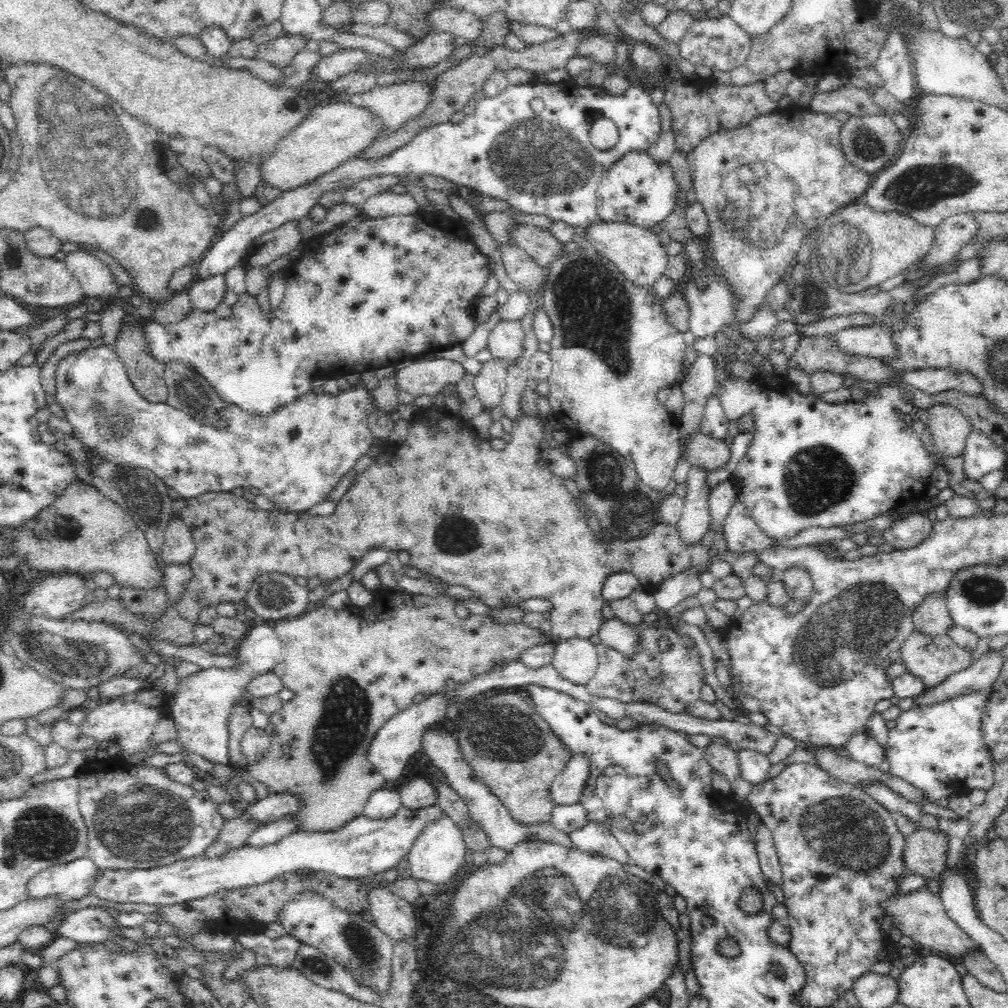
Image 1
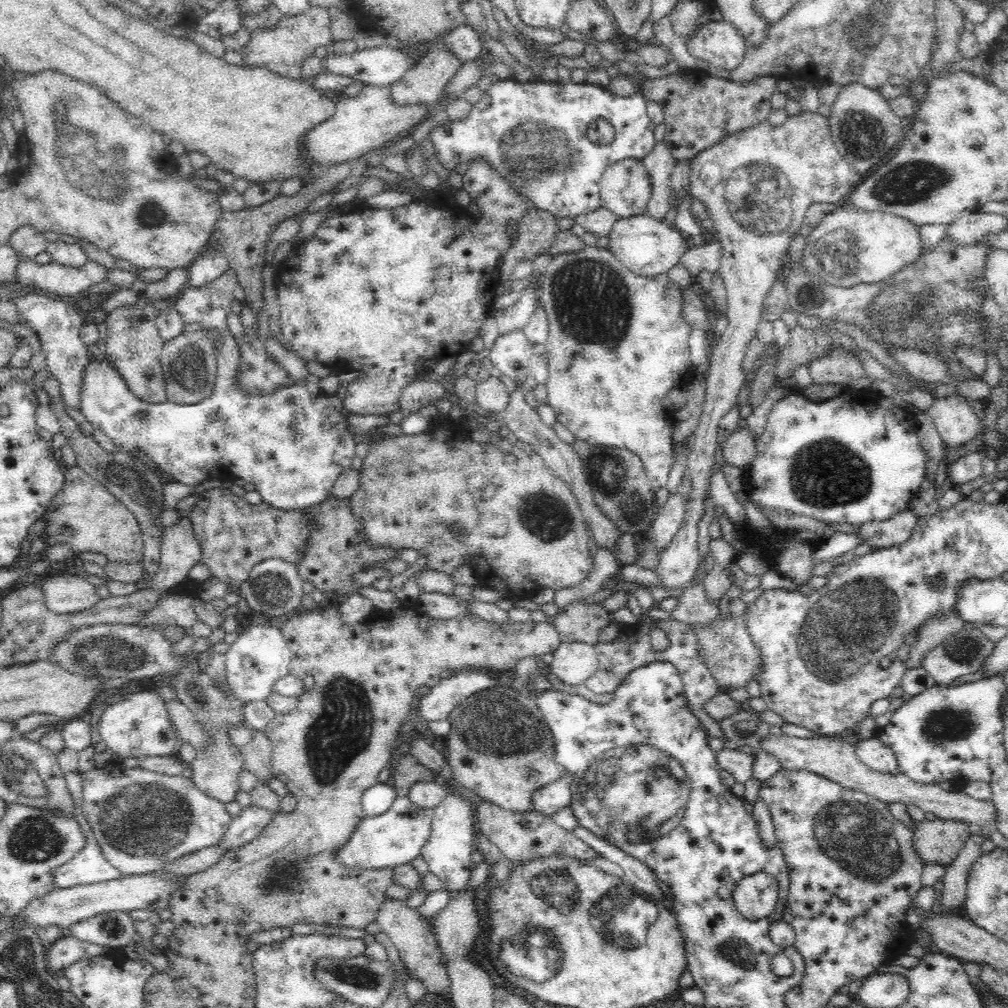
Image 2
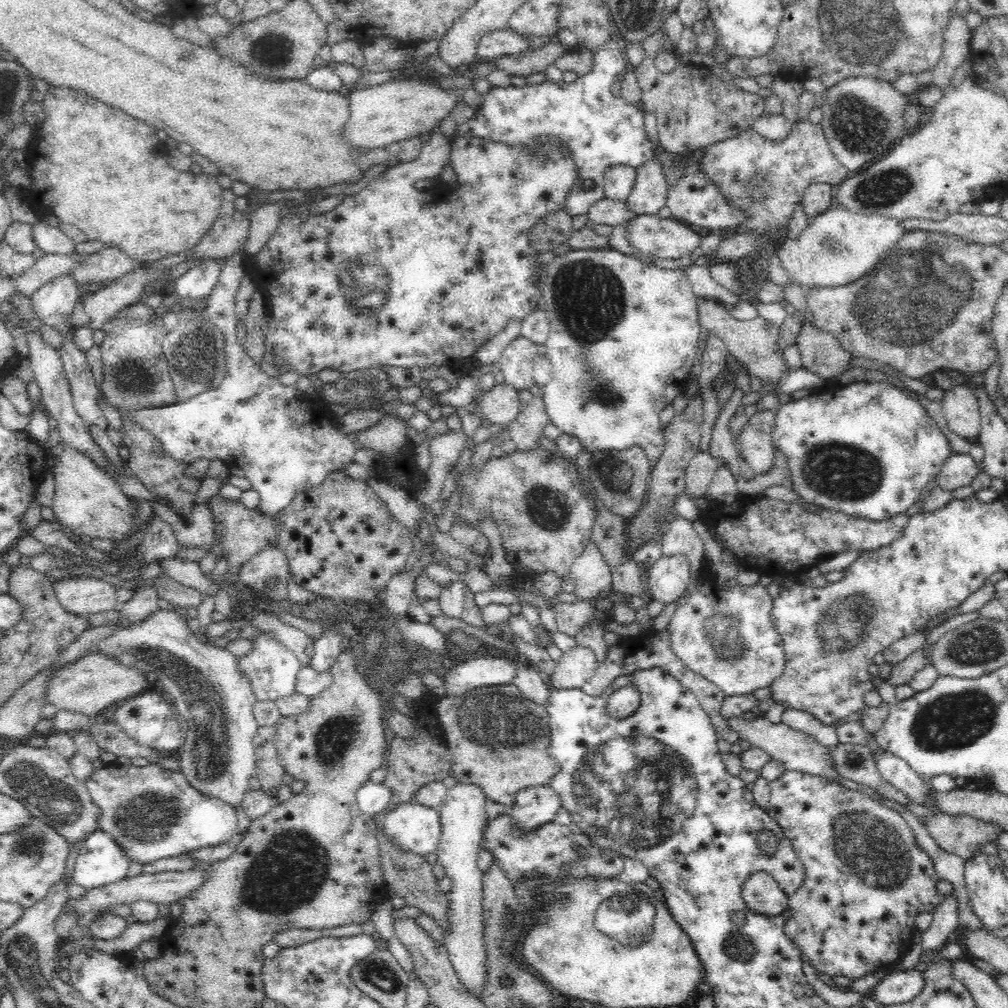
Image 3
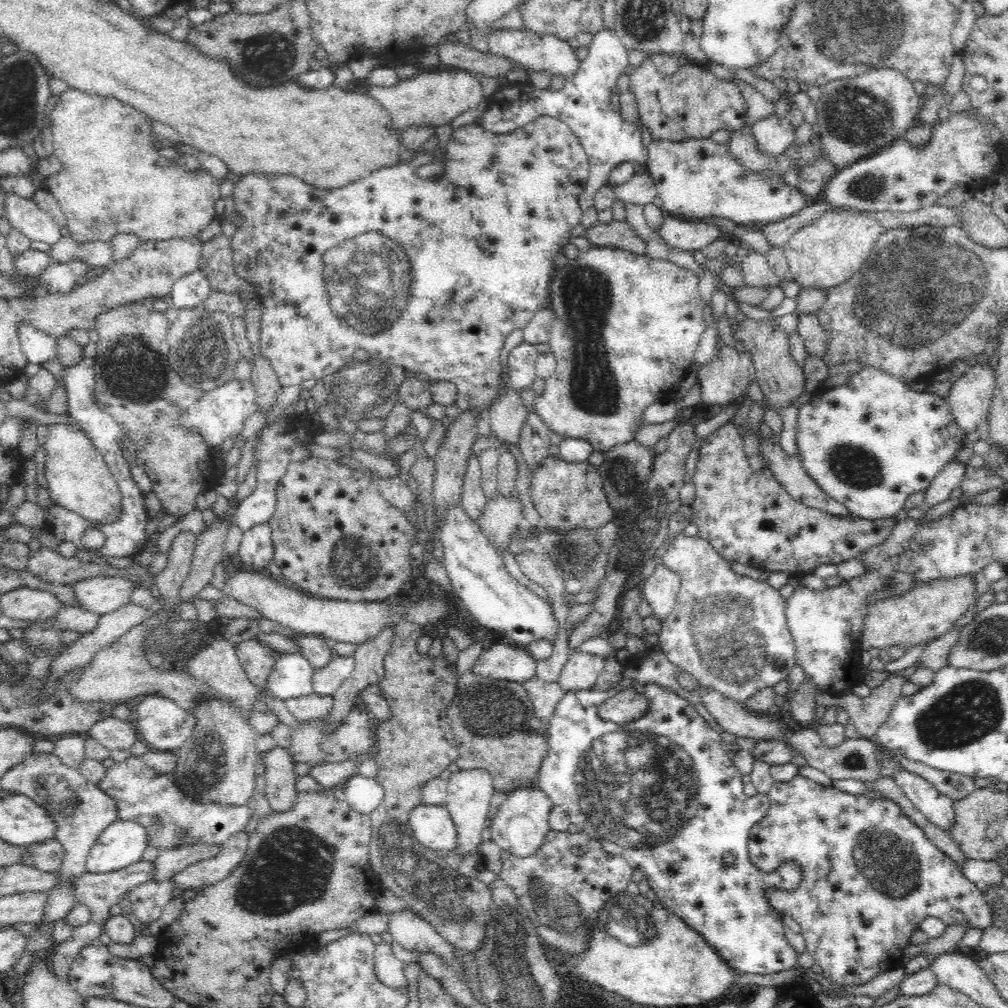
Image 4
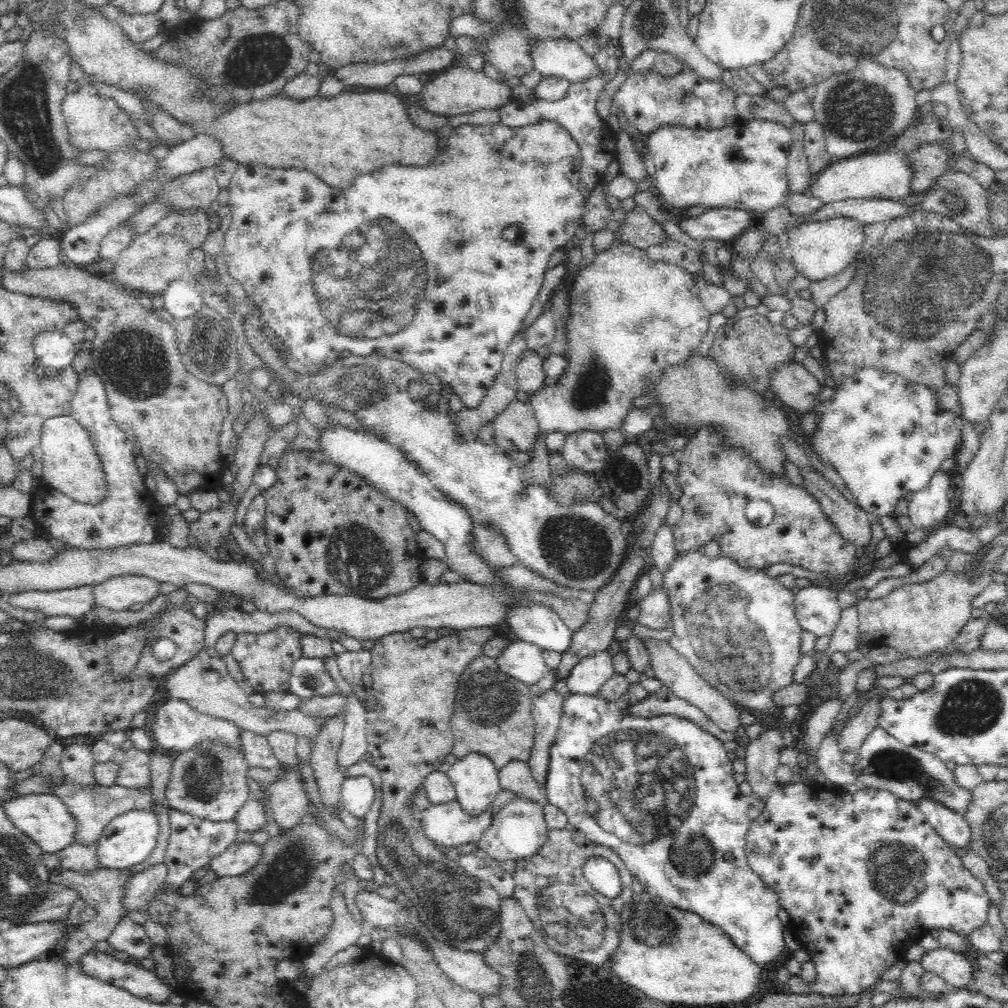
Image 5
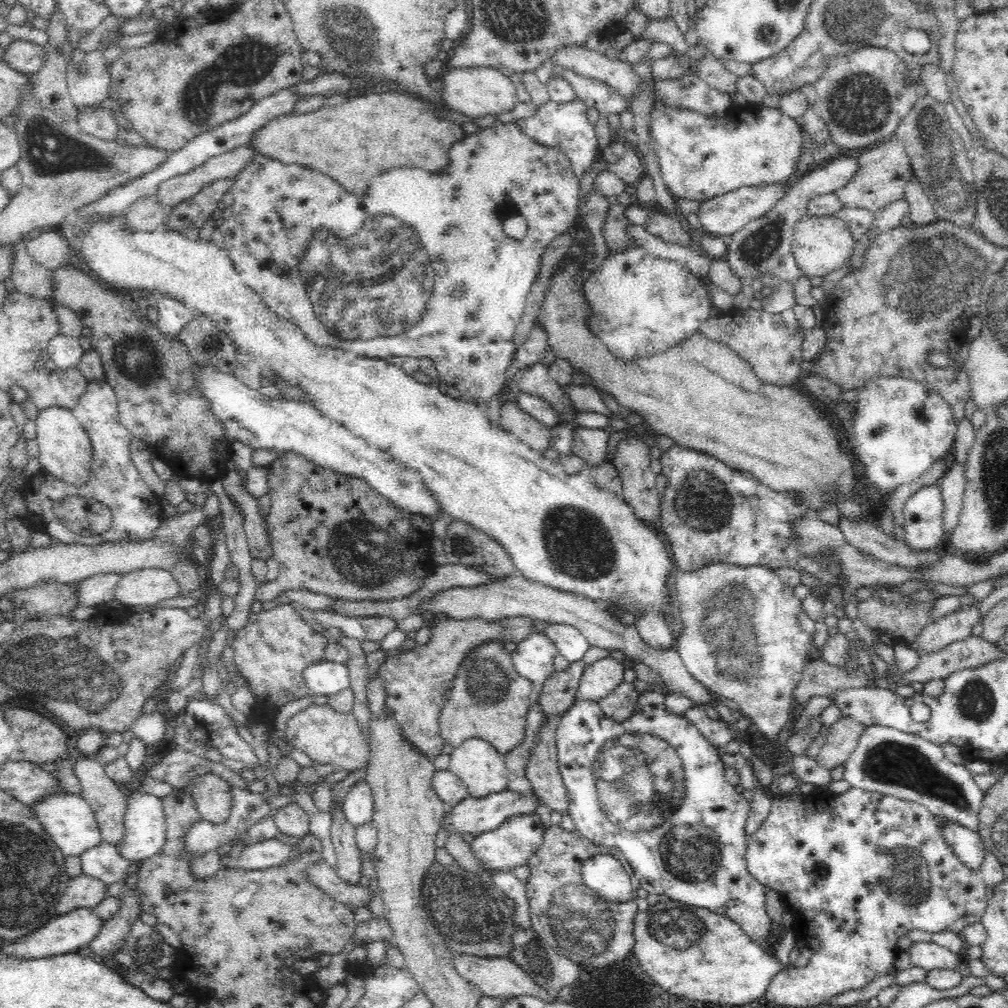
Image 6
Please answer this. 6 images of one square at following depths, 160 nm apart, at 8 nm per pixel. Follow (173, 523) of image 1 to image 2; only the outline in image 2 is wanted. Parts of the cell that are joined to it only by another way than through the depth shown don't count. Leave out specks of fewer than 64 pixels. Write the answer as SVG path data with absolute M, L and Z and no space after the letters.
M183 516L174 526L163 530L159 571L150 588L154 591L172 589L188 580L188 572L200 563L201 544L193 534L192 523Z

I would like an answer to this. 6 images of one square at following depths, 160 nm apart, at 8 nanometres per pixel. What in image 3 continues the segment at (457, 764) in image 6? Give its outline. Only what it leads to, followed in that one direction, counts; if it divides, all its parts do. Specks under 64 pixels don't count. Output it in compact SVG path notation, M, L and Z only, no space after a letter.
M459 782L448 790L446 800L439 808L441 835L438 841L435 853L438 864L444 867L445 874L452 878L452 886L449 890L449 910L448 924L450 927L443 930L445 948L449 952L449 959L454 968L454 973L458 975L462 987L466 987L472 997L481 999L486 978L488 973L488 965L486 965L486 947L484 947L484 920L482 910L482 886L483 878L486 873L478 869L477 856L482 848L484 829L486 828L488 817L484 810L487 796L484 794L481 786L472 784L471 782Z

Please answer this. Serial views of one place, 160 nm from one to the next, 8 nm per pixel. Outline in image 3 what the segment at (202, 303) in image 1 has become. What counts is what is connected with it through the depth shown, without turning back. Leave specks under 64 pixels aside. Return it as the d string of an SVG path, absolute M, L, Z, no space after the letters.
M244 252L234 253L226 259L214 290L206 297L205 308L199 312L202 320L216 325L225 340L223 349L226 355L227 374L224 375L222 382L214 390L204 391L187 401L160 408L141 408L130 411L127 416L135 424L153 434L162 443L165 452L182 464L194 464L202 458L211 461L218 458L228 468L242 468L244 476L250 481L251 489L260 495L257 510L272 518L288 507L296 495L304 493L310 486L320 486L332 470L344 470L349 464L354 463L357 450L348 435L334 427L336 416L329 411L328 402L315 394L299 393L296 385L285 386L280 383L278 377L271 377L262 372L246 352L245 344L238 340L234 305L238 286L246 273L247 260Z

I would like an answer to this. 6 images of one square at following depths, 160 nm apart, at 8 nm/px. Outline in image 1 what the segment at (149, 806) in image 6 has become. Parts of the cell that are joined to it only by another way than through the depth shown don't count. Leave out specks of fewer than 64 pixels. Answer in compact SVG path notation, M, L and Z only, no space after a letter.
M88 855L48 867L29 880L27 899L60 896L65 900L78 900L89 894L99 870Z

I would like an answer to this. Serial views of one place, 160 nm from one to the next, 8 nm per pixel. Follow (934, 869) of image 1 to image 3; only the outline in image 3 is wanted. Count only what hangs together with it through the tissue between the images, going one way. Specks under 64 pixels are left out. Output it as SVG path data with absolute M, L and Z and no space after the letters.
M941 812L929 815L925 827L940 849L966 861L980 853L987 842L997 840L1002 831L993 822L984 822L967 814L952 816Z

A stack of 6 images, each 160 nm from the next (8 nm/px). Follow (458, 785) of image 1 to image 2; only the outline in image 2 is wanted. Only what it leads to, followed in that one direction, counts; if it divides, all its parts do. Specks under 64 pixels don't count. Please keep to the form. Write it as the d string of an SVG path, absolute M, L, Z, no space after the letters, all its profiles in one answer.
M482 799L475 808L475 826L514 865L521 865L522 863L556 853L564 853L568 857L577 859L599 856L594 848L582 842L573 831L564 830L554 822L553 817L542 815L542 813L534 810L515 813L504 810L486 799Z

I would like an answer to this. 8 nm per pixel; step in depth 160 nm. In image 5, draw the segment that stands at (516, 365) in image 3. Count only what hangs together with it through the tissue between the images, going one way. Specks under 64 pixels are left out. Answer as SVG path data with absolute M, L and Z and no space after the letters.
M526 350L516 367L517 387L522 392L532 395L544 388L546 378L543 369L544 359L537 351Z

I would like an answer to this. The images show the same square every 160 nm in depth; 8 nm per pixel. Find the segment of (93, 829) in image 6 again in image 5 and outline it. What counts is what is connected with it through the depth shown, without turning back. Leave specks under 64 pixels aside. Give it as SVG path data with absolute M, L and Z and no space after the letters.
M27 794L16 796L3 803L8 820L26 836L29 836L44 853L61 851L73 843L77 831L75 818L68 812L67 806L53 794Z

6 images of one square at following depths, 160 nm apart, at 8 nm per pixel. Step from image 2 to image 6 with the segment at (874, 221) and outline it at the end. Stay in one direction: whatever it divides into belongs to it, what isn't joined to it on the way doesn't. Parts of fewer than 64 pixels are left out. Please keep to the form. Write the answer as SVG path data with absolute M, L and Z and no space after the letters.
M806 216L794 225L791 254L800 270L808 277L824 277L833 270L841 268L851 257L853 247L852 232L848 224L838 217Z

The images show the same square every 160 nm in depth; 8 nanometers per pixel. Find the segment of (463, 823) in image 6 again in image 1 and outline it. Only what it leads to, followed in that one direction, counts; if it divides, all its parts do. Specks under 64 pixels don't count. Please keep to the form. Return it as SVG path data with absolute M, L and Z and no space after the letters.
M438 804L420 810L401 806L392 818L372 819L362 814L334 832L298 830L262 847L241 846L222 858L200 855L151 869L100 869L92 881L89 894L108 902L136 902L158 907L204 898L220 890L264 884L281 874L297 870L315 870L340 878L364 878L401 866L400 861L404 856L406 858L422 829L444 814Z

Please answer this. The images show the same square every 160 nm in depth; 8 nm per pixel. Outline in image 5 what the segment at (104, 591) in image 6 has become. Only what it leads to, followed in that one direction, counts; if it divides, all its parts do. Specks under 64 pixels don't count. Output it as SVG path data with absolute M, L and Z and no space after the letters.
M78 586L55 591L27 590L9 594L5 601L14 608L35 610L42 616L71 616L80 618L95 604L93 586Z

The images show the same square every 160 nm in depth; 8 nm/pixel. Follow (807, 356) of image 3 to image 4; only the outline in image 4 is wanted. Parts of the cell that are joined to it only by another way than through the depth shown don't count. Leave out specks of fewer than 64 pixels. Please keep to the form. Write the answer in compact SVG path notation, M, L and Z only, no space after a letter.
M808 312L795 319L797 332L805 344L805 350L810 356L823 358L828 350L829 334L820 324L816 313Z

